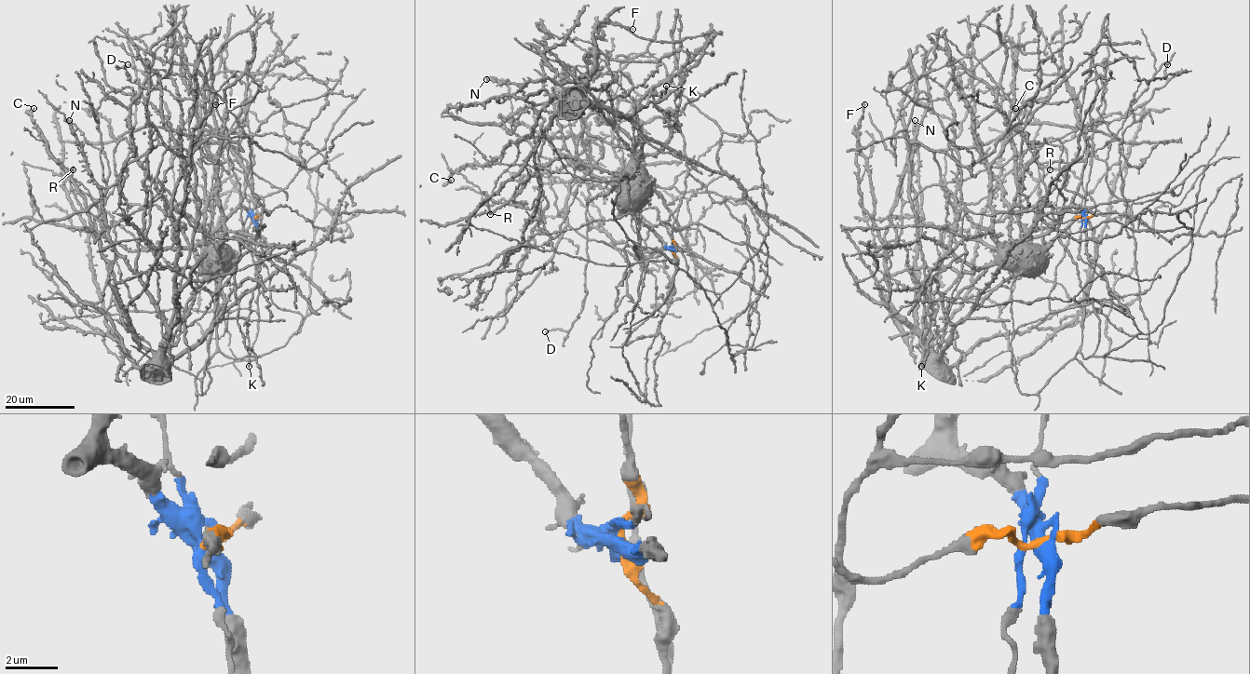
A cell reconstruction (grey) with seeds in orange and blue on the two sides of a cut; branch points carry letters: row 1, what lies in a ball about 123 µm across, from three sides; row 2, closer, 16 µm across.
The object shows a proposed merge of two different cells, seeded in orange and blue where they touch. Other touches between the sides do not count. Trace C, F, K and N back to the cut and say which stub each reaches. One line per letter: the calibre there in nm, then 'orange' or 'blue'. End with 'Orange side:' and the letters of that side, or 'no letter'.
C: 160 nm | orange
F: 200 nm | orange
K: 280 nm | blue
N: 460 nm | orange
Orange side: C, F, N

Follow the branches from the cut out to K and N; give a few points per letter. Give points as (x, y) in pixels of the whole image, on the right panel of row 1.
K: (1084, 218), (1070, 207), (1048, 231), (1003, 246), (991, 232), (964, 238), (928, 278), (930, 333), (921, 367)
N: (1084, 218), (971, 213), (961, 168), (921, 92), (906, 129), (899, 237), (916, 303), (915, 120)

